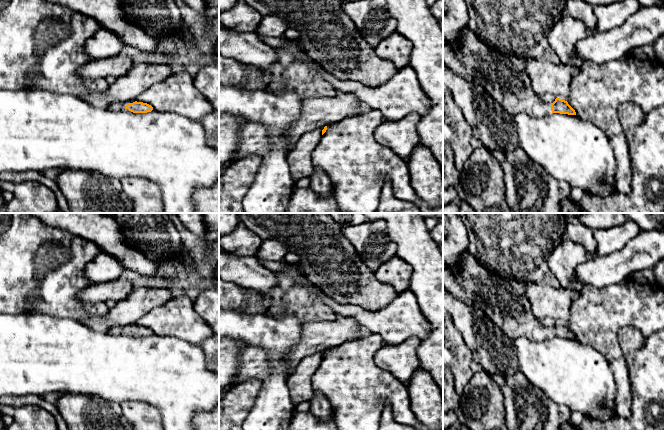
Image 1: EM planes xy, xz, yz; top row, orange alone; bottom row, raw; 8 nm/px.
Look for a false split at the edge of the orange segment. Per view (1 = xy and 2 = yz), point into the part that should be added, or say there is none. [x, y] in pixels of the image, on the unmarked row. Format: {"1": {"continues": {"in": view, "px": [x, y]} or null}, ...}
{"1": {"continues": {"in": "xy", "px": [116, 330]}}, "2": {"continues": {"in": "yz", "px": [503, 300]}}}

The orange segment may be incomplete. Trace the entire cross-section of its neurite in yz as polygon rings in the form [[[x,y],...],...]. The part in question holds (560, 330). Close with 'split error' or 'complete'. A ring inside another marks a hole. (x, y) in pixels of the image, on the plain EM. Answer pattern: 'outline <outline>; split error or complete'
outline [[[469,251],[463,254],[461,262],[456,266],[443,266],[443,289],[456,299],[482,310],[512,341],[520,337],[534,341],[544,341],[551,337],[576,339],[568,326],[560,322],[556,322],[551,328],[543,326],[532,314],[526,298],[526,284],[489,271]]]; split error

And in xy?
outline [[[133,326],[133,327],[128,327],[127,329],[124,328],[114,328],[110,331],[111,333],[115,334],[124,334],[128,333],[129,335],[133,337],[147,337],[151,336],[153,334],[153,331],[147,327],[143,326]]]; split error

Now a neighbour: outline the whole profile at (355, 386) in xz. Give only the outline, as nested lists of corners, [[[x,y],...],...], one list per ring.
[[[373,333],[346,341],[327,349],[326,356],[314,372],[312,389],[328,398],[338,430],[378,430],[385,401],[391,405],[397,423],[416,430],[428,430],[411,410],[407,386],[375,364],[374,357],[384,345],[383,337]]]

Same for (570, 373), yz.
[[[520,337],[513,343],[520,371],[550,400],[595,420],[610,420],[616,415],[615,376],[611,365],[600,352],[576,339],[560,337],[551,337],[544,341]]]

